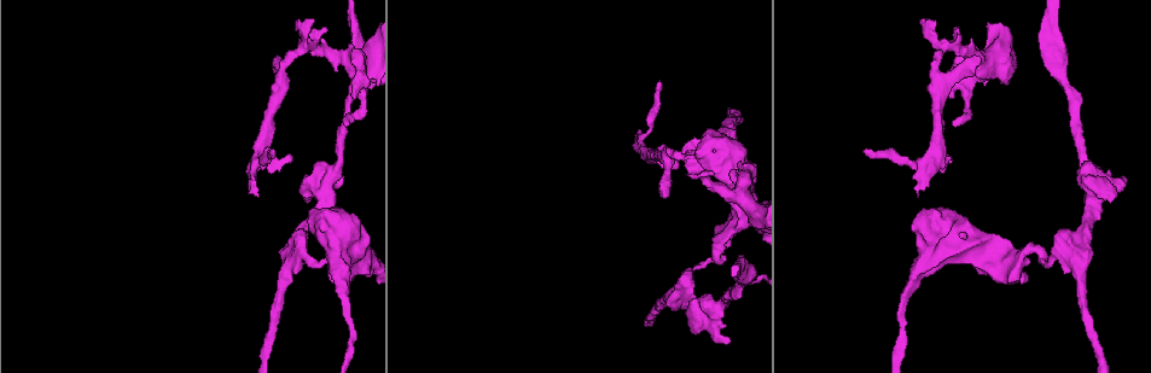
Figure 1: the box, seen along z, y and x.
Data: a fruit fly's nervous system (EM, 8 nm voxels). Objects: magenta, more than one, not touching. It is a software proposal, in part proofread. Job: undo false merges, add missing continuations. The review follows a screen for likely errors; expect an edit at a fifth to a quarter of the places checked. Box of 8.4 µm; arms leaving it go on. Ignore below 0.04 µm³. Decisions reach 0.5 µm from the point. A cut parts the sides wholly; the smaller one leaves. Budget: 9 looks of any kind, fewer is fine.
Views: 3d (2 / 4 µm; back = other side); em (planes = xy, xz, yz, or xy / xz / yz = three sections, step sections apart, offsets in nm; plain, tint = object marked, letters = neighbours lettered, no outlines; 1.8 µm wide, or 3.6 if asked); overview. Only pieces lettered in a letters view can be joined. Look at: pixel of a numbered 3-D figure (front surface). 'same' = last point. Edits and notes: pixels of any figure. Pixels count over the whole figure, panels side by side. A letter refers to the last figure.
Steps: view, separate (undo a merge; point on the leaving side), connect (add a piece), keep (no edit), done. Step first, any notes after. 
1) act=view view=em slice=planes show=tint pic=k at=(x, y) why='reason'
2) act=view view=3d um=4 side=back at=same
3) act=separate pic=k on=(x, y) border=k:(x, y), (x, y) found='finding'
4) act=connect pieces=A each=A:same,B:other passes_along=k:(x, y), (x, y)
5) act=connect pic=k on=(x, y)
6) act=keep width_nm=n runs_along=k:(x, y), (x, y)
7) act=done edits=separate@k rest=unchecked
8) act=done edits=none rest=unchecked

act=view view=em slice=planes show=letters pic=1 at=(969, 253) why='two arms in line, one across'

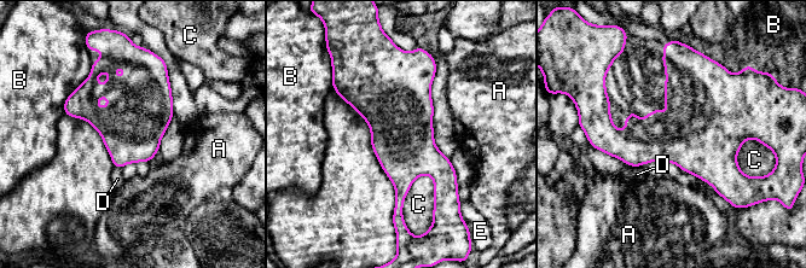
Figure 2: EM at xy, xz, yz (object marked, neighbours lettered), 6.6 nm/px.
act=keep each=A:other,B:other,C:other,D:other,E:other border=2:(115, 167), (120, 168) found='continuous, no second neuron'

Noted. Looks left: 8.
act=view view=em slice=planes show=letters pic=1 at=(1094, 191) why='thick turns thin'

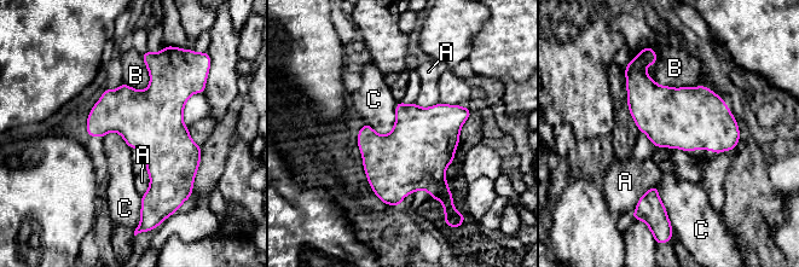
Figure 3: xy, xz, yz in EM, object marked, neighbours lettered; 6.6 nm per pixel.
act=keep width_nm=420 each=A:other,B:other,C:other border=3:(398, 102), (393, 128), (376, 133) found='all the same neuron'

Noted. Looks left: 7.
act=view view=em slice=planes show=tint pic=1 at=(256, 195) why='free end'

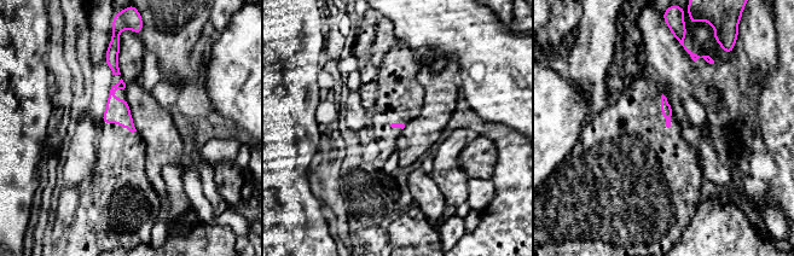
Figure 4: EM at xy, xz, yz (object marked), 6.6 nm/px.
act=view view=em slice=planes show=letters at=same why='what lies round it'

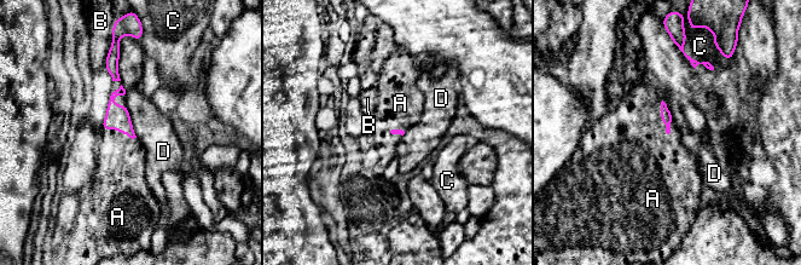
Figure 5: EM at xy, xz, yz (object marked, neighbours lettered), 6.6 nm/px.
act=connect pieces=A each=A:same,B:other,C:other,D:other passes_along=5:(666, 116), (661, 117), (631, 139) found='it goes on there'

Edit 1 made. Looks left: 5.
act=view view=3d um=2 pic=1 at=(313, 20)

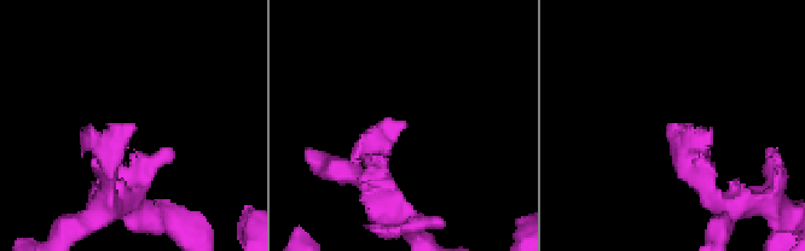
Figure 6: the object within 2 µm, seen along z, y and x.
act=view view=em slice=planes show=letters pic=6 at=(132, 125) why='now the EM'

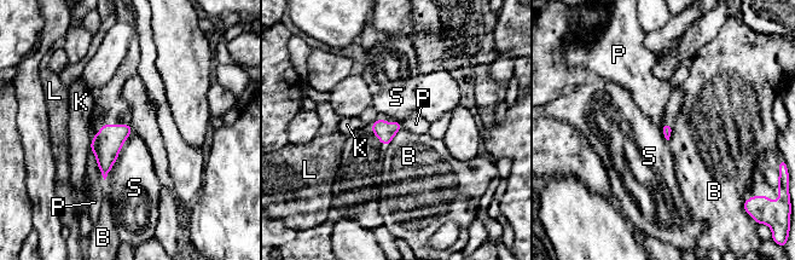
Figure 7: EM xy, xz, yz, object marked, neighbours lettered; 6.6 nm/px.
act=keep longest_contact=S:380nm each=B:other,K:other,L:other,P:other,S:other border=7:(401, 127), (388, 146) found='no lettered piece goes on from it'

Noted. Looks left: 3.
act=done edits=connect@5 rest=unchecked

